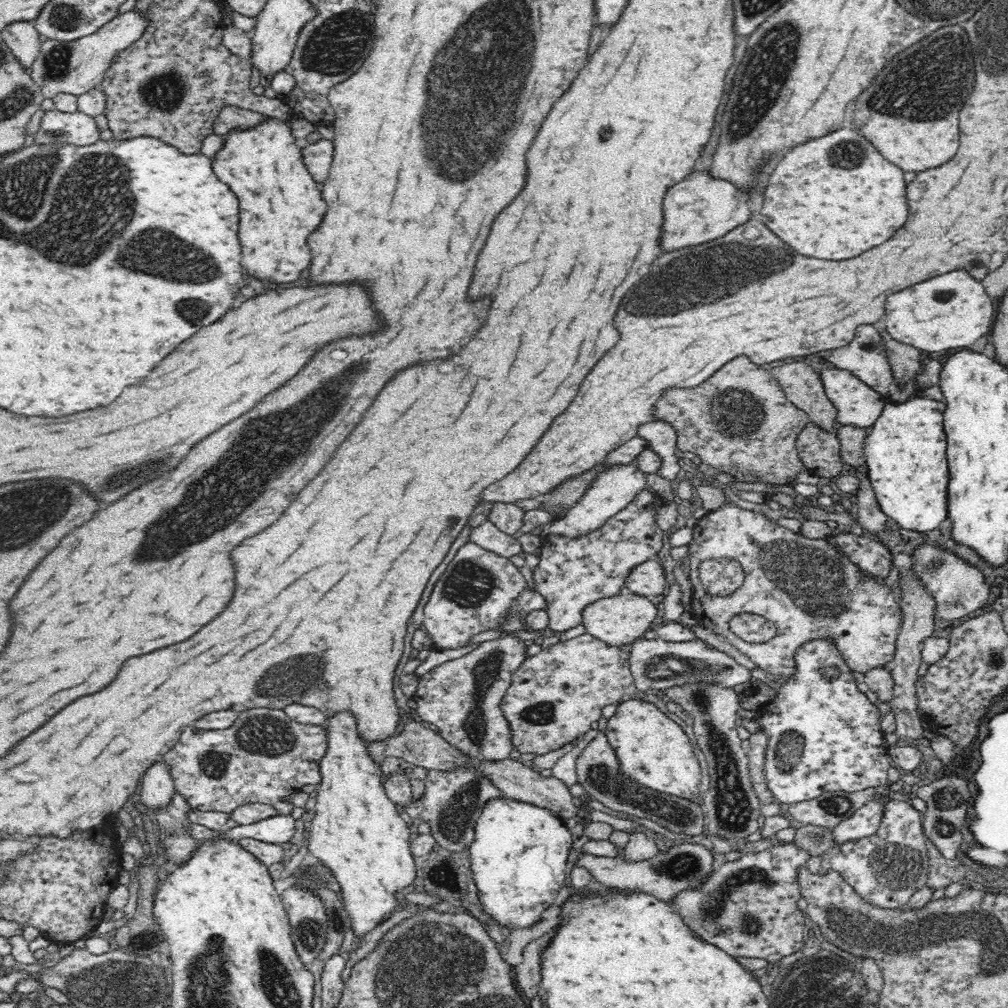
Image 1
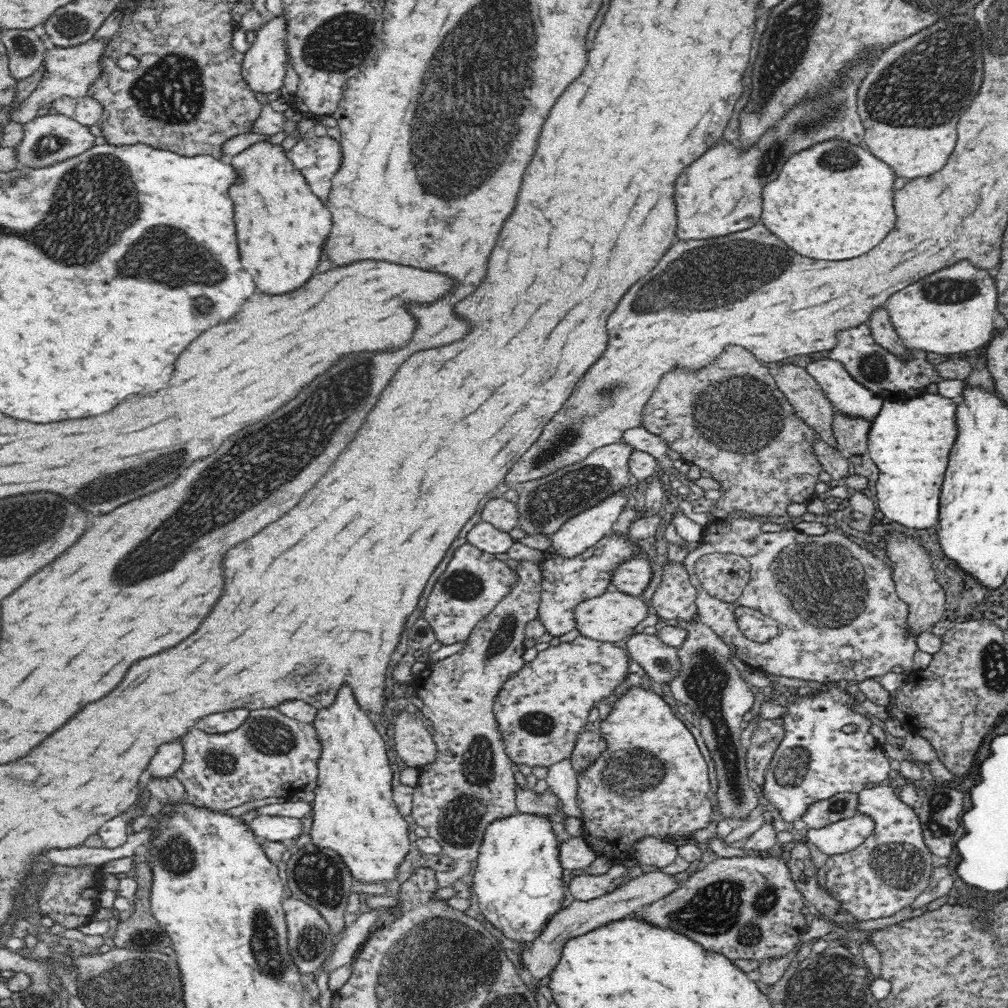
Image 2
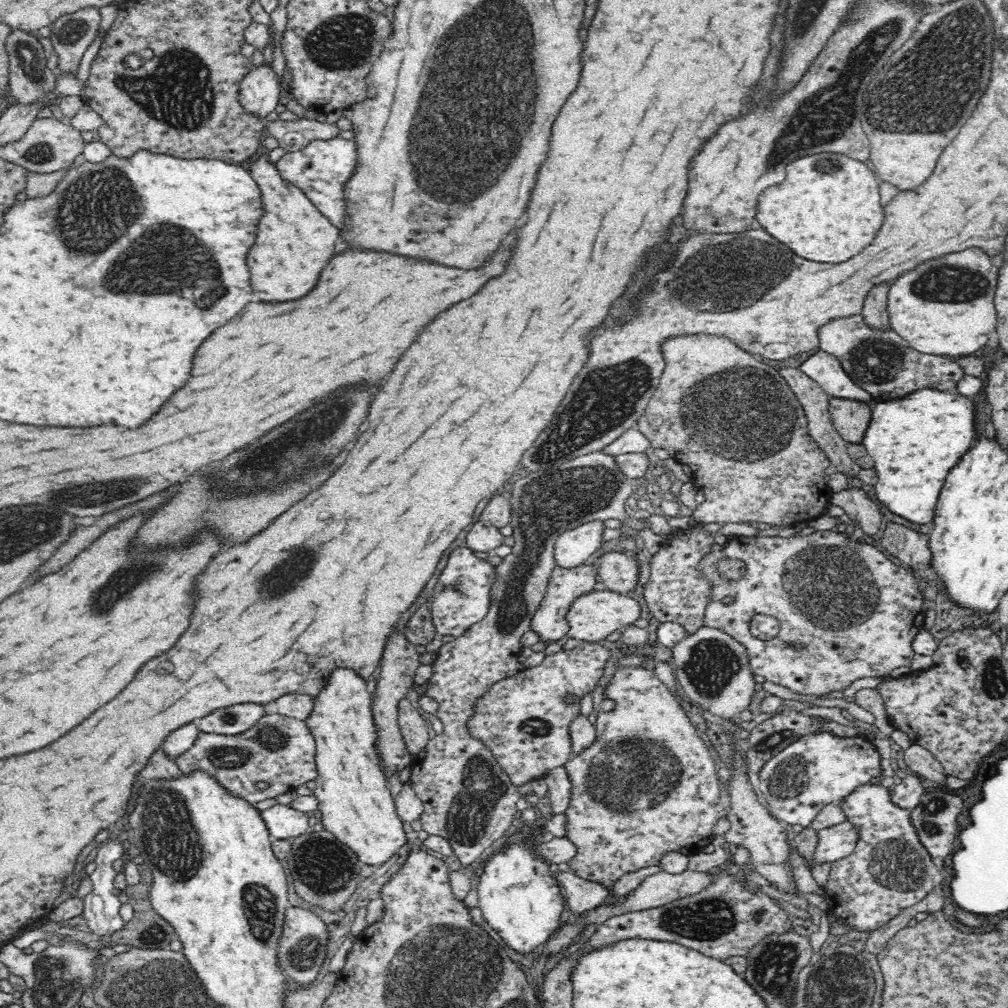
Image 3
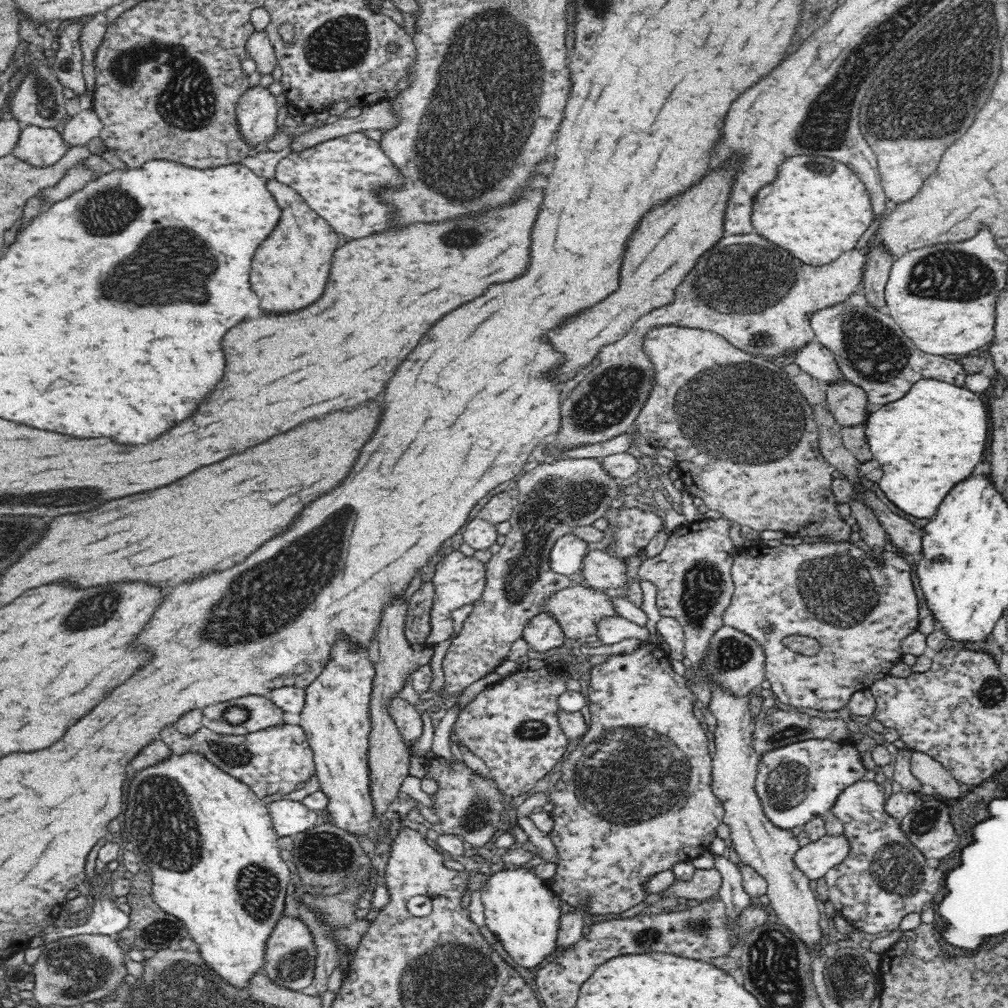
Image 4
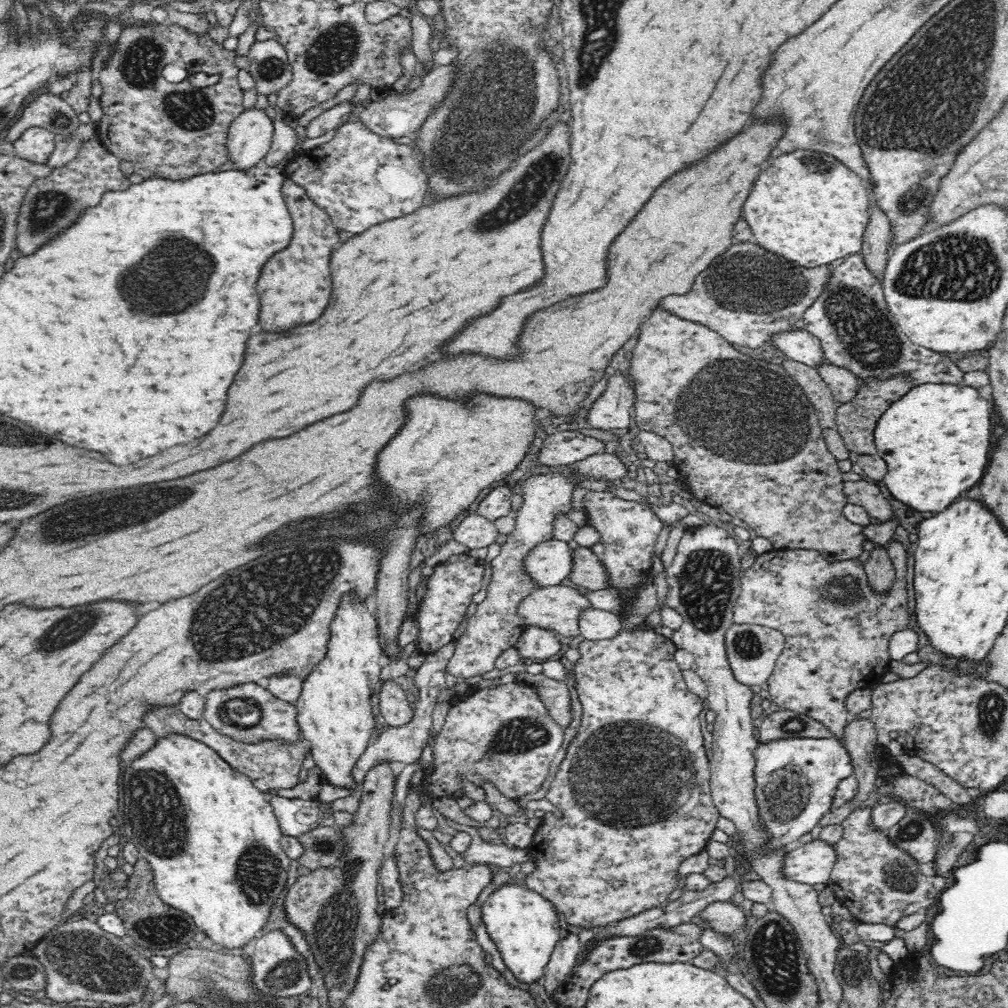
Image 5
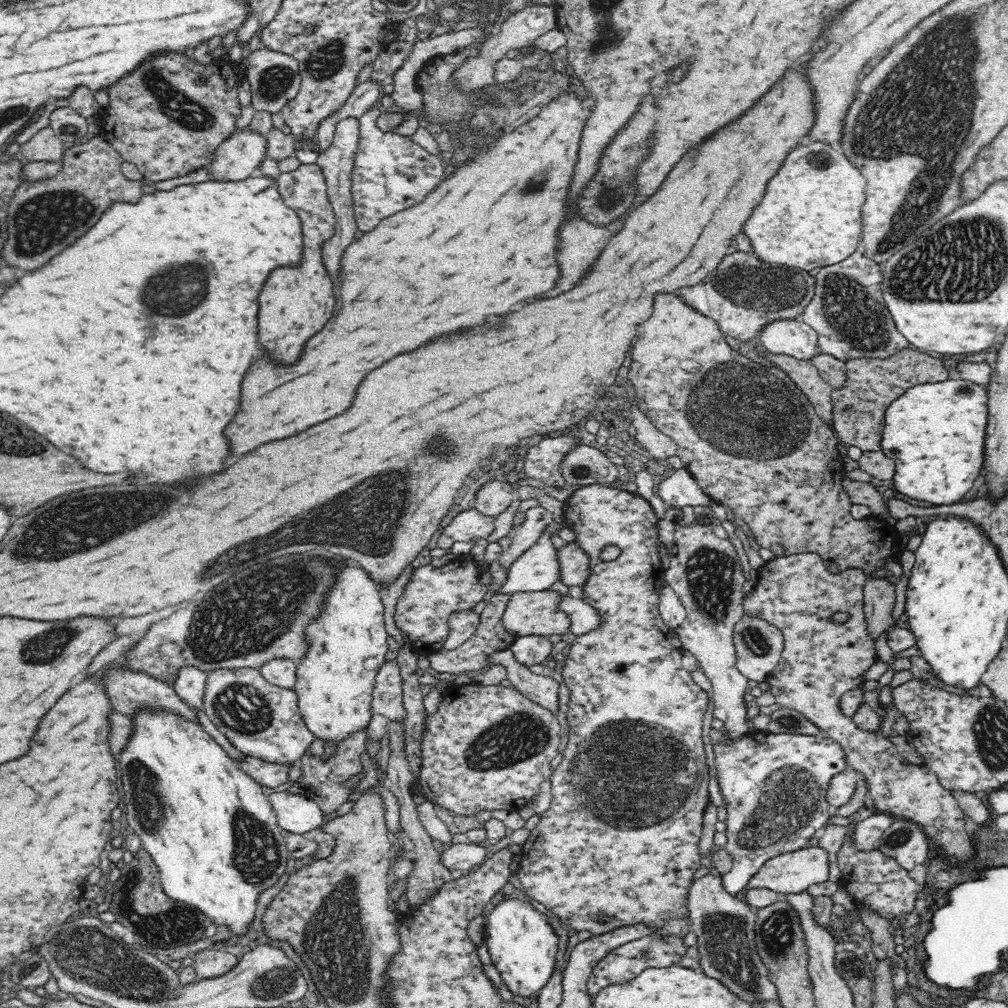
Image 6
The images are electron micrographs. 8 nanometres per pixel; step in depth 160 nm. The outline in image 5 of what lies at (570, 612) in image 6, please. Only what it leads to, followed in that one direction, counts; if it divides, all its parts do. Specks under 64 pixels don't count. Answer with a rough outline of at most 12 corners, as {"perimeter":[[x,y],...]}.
{"perimeter":[[588,607],[578,615],[578,639],[612,638],[622,622]]}

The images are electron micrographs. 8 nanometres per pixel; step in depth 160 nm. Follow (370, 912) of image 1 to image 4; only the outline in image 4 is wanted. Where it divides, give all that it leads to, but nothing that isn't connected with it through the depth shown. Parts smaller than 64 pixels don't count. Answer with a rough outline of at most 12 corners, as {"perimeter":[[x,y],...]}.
{"perimeter":[[340,632],[300,728],[330,817],[374,836],[369,647]]}

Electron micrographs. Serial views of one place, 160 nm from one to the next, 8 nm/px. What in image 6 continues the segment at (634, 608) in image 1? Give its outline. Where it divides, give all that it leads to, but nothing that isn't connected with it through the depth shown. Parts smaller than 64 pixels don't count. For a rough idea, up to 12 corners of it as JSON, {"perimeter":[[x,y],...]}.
{"perimeter":[[556,591],[510,593],[502,628],[515,637],[561,634]]}

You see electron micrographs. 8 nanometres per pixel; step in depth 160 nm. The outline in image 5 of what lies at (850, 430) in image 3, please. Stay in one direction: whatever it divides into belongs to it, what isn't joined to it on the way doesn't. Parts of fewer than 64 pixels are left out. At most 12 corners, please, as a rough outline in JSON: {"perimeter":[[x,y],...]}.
{"perimeter":[[830,361],[817,371],[839,403],[850,402],[859,379]]}

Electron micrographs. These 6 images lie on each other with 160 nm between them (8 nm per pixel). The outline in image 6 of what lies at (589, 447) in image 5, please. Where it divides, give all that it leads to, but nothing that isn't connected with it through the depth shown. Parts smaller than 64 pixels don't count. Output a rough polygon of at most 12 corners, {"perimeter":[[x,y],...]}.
{"perimeter":[[547,436],[526,450],[522,472],[547,489],[564,486],[563,456],[581,442]]}

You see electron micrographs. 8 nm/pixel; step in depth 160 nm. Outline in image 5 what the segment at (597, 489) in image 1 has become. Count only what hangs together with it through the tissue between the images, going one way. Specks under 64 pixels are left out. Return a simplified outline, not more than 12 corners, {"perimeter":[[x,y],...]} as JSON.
{"perimeter":[[555,539],[533,546],[523,572],[538,587],[570,574],[573,545]]}

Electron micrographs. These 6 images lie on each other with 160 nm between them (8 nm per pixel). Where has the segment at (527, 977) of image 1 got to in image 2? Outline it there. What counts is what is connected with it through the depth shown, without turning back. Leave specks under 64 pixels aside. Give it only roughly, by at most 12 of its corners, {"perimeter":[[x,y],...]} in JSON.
{"perimeter":[[646,872],[602,898],[557,912],[523,966],[540,980],[568,940],[640,911],[682,886]]}

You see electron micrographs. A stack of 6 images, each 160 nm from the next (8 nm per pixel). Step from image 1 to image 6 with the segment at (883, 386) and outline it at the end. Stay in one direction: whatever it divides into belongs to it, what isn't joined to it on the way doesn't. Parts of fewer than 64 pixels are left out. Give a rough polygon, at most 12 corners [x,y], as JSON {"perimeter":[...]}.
{"perimeter":[[854,252],[822,268],[801,322],[845,362],[910,344],[881,266]]}

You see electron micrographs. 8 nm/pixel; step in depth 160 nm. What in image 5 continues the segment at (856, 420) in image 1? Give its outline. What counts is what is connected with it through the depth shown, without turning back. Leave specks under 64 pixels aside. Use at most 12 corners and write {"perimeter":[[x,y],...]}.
{"perimeter":[[805,328],[769,341],[790,360],[811,367],[826,361],[820,339]]}

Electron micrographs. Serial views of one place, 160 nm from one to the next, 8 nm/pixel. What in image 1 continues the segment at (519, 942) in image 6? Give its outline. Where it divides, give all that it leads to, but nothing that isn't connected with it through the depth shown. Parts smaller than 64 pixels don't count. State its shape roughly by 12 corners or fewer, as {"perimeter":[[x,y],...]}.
{"perimeter":[[502,798],[469,859],[483,911],[536,926],[565,886],[570,823]]}

